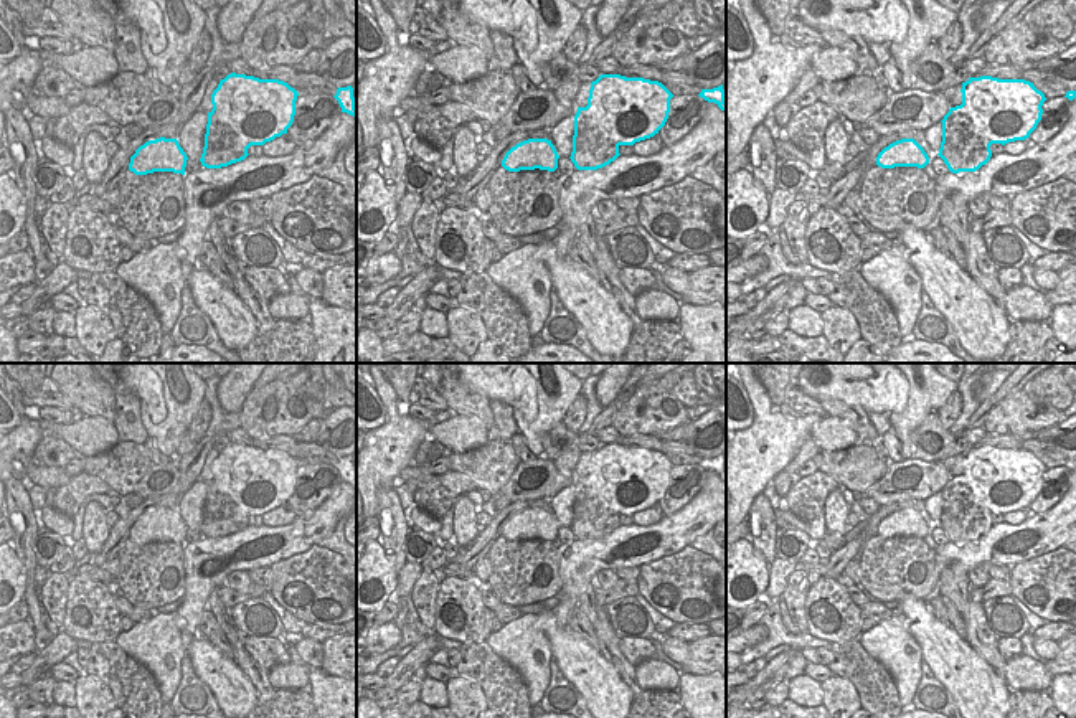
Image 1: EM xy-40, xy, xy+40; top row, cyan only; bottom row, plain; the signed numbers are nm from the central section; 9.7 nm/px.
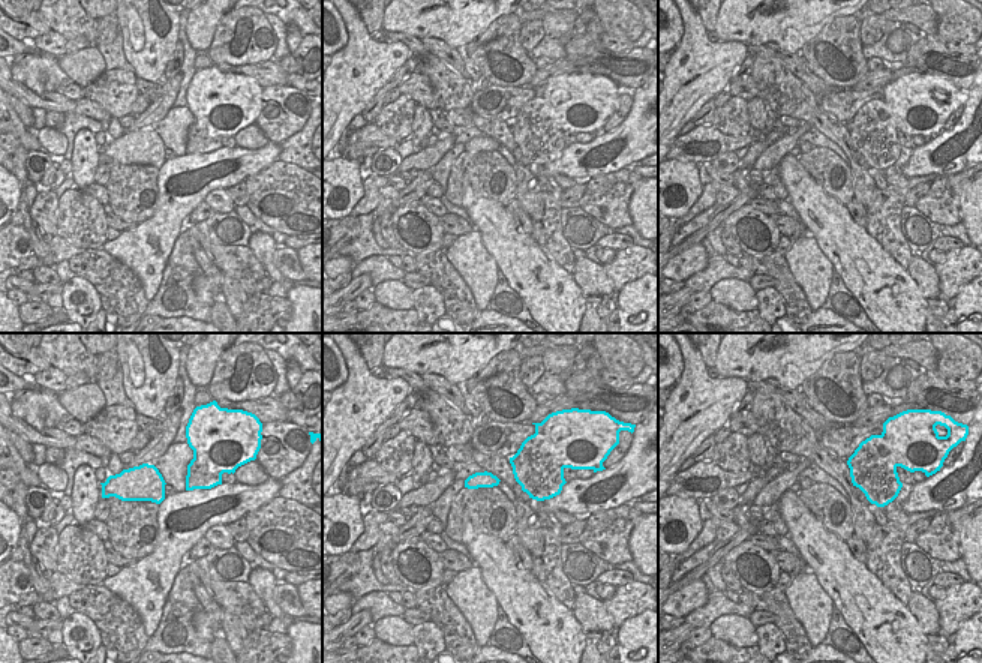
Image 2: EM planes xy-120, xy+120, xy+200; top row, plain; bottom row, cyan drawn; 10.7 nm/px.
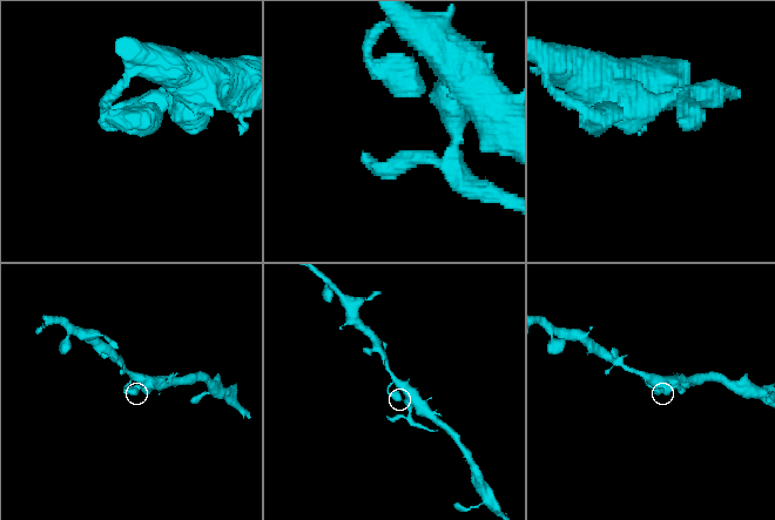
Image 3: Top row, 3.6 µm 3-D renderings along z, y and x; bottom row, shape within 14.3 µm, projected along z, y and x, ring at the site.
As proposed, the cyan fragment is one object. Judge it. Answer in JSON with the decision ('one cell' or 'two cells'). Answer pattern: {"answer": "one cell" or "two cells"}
{"answer": "two cells"}

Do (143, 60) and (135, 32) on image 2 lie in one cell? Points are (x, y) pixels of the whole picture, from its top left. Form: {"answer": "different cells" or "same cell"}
{"answer": "different cells"}

